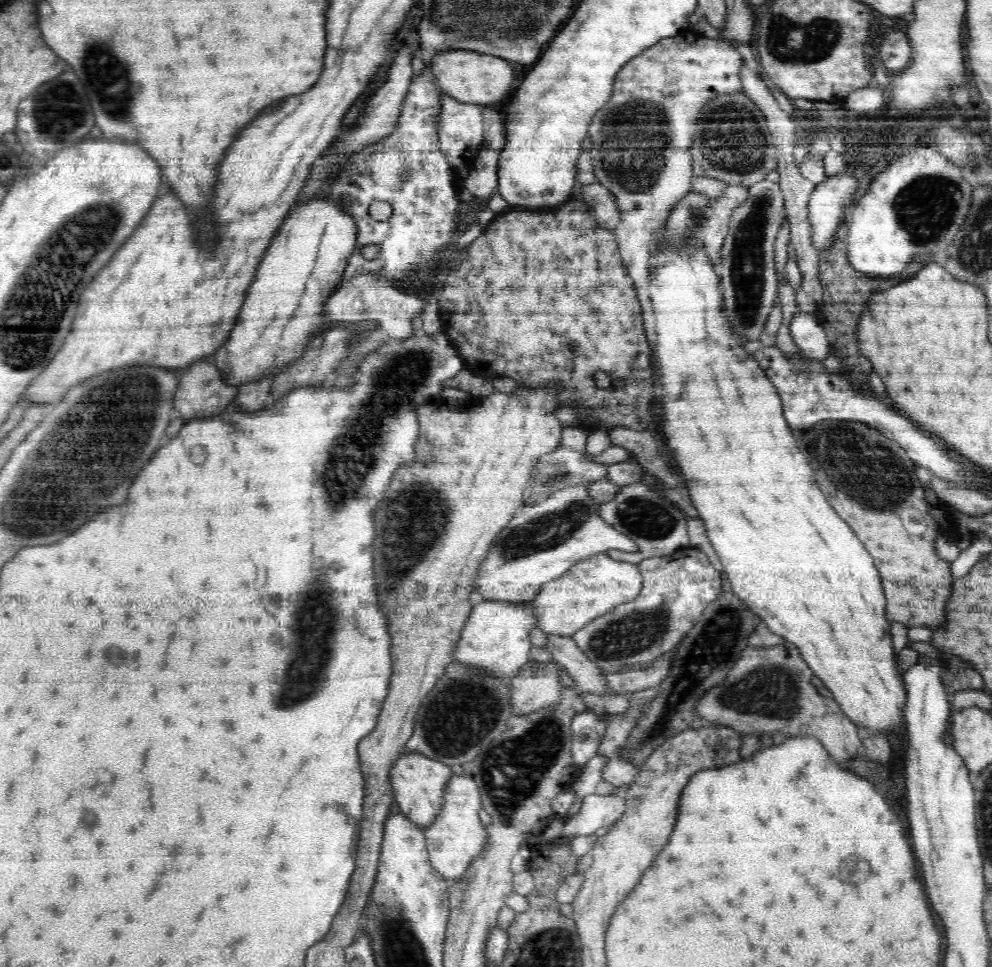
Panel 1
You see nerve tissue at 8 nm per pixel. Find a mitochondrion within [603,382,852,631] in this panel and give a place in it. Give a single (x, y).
(647, 519)

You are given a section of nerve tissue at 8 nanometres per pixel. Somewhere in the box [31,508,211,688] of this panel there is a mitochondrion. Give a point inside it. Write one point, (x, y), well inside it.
(119, 654)

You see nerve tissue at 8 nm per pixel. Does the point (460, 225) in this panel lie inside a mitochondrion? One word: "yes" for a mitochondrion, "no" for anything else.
no

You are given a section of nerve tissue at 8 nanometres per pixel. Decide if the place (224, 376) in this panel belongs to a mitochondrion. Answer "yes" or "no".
no

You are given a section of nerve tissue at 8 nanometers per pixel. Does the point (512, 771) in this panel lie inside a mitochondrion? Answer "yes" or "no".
yes

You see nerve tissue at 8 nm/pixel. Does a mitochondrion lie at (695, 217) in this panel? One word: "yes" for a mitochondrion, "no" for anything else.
yes

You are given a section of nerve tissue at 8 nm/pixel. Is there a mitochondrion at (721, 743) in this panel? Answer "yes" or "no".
yes

